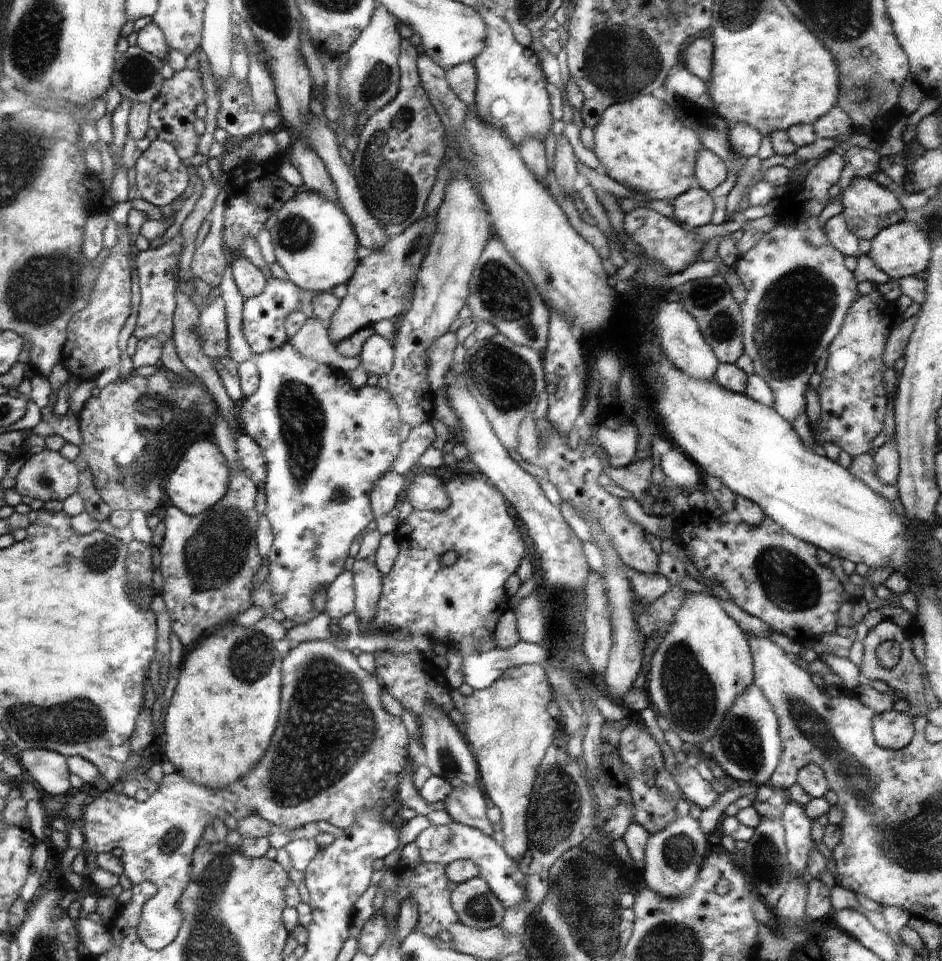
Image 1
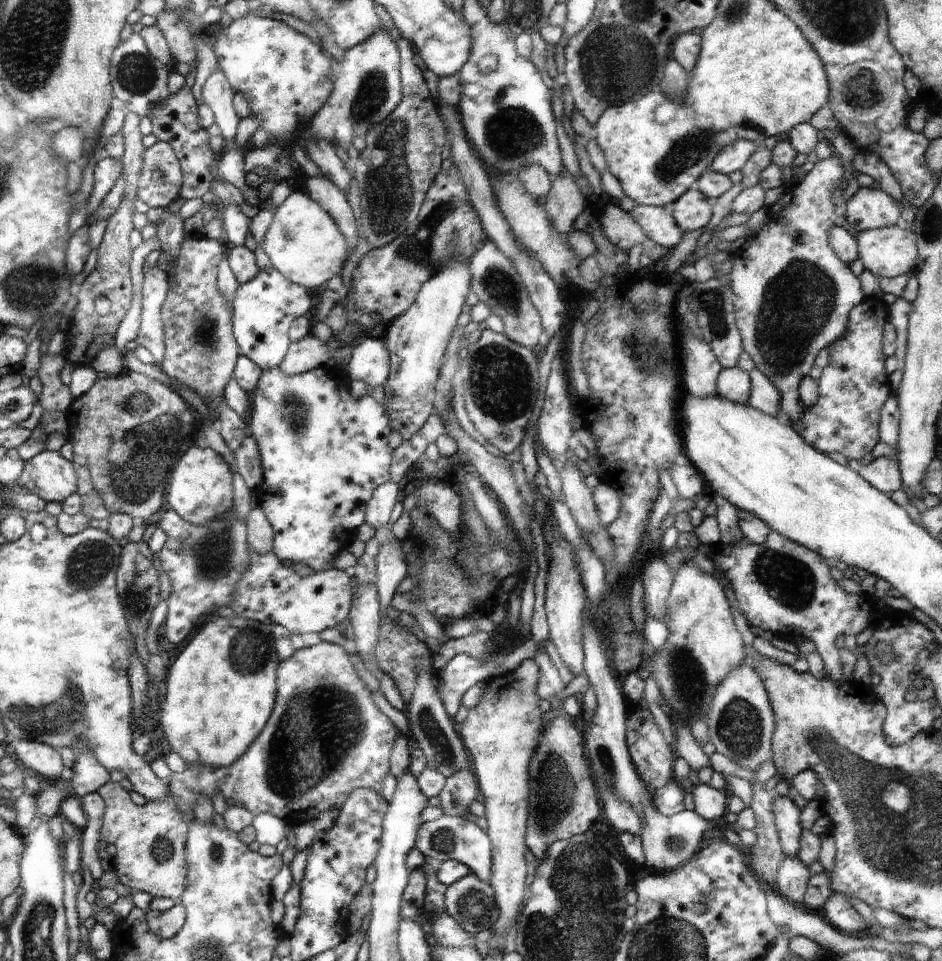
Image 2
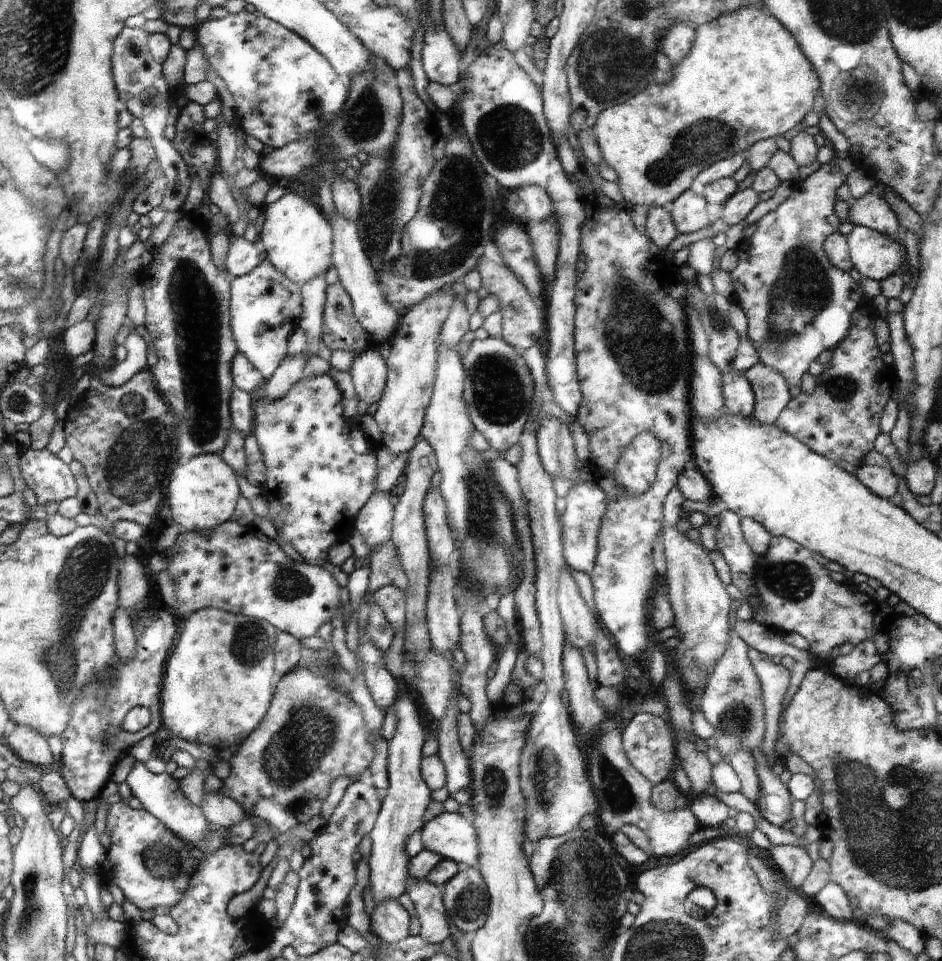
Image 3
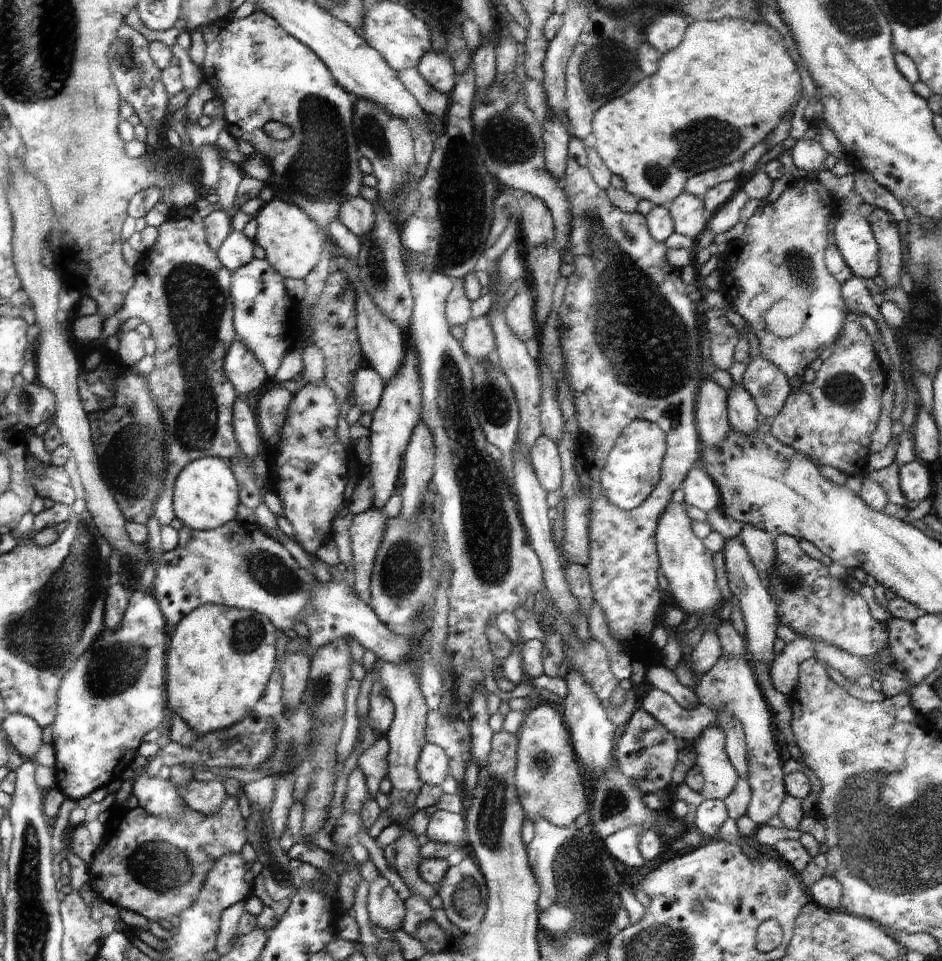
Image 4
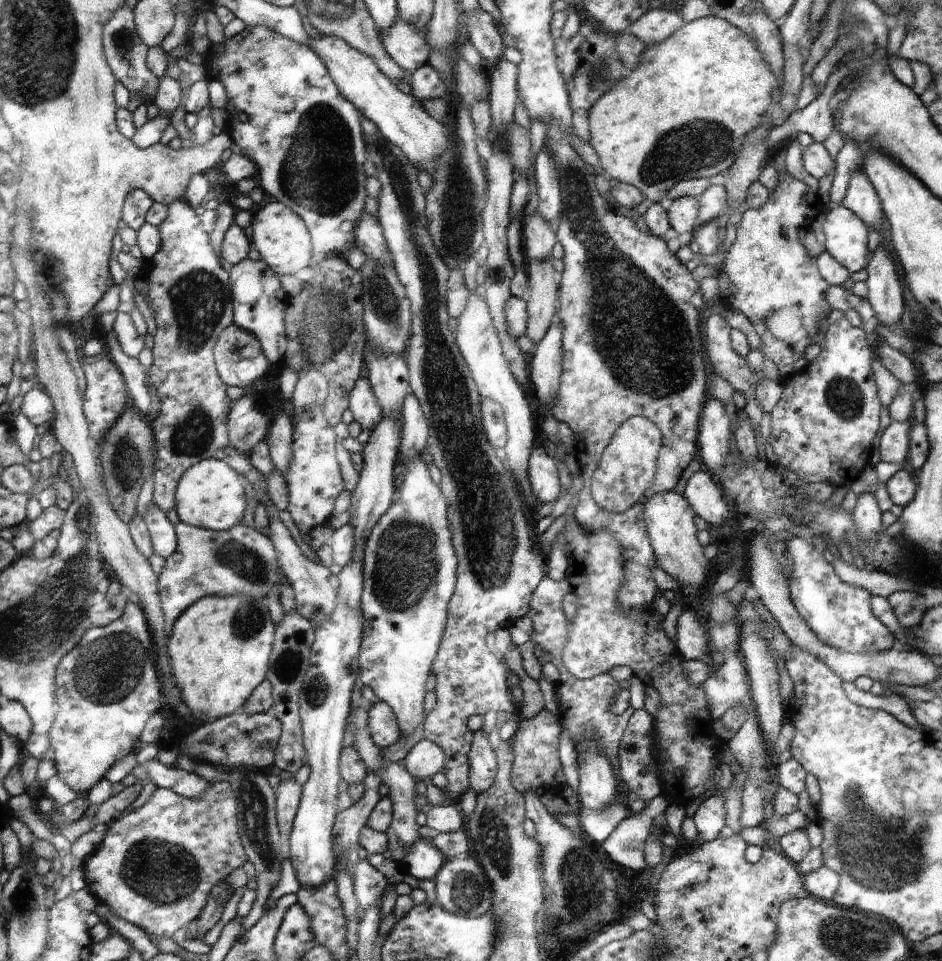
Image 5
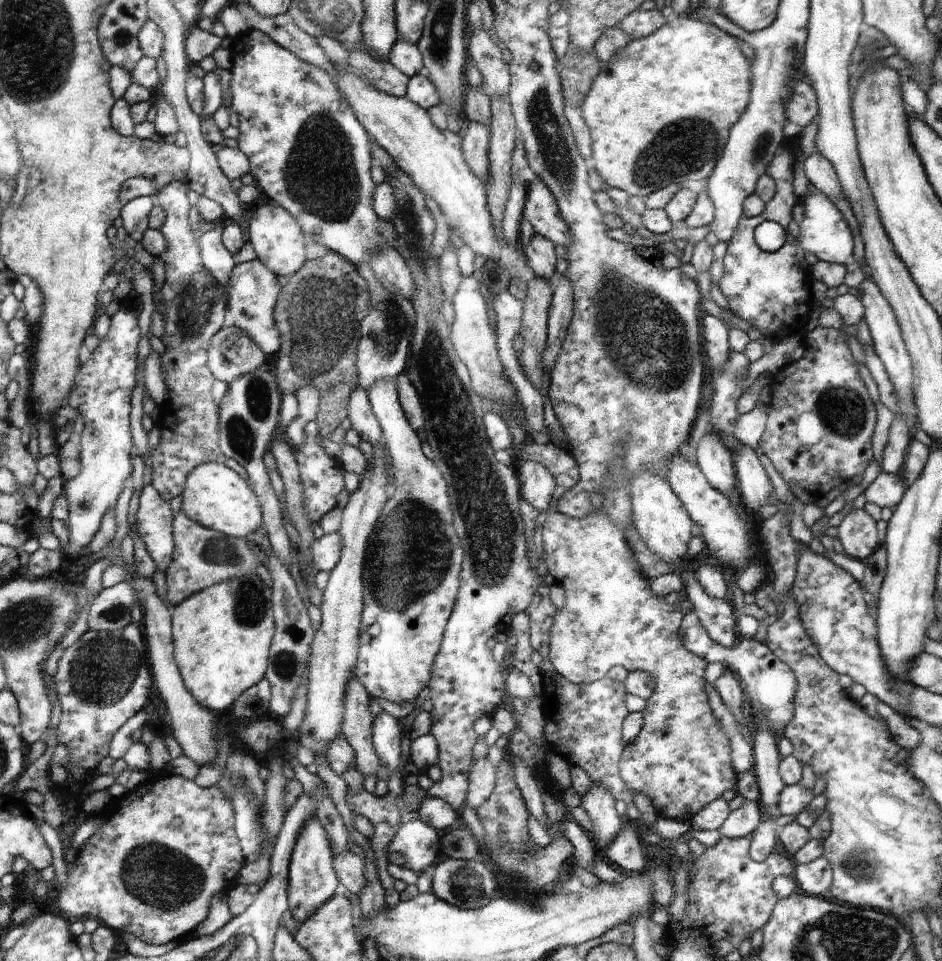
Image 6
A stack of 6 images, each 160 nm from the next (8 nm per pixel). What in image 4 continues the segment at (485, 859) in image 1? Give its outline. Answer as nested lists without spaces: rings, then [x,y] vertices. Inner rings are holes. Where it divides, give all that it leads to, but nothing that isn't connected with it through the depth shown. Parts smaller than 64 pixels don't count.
[[[436,810],[430,818],[425,834],[431,841],[466,845],[465,817],[460,813]]]

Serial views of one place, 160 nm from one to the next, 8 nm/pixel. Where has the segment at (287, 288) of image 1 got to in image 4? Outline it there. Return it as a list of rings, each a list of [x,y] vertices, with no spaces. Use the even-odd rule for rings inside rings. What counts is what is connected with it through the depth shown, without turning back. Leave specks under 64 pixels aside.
[[[252,259],[247,265],[231,273],[231,299],[234,301],[235,334],[263,364],[270,381],[288,351],[301,343],[301,306],[288,296],[284,278],[266,259]]]

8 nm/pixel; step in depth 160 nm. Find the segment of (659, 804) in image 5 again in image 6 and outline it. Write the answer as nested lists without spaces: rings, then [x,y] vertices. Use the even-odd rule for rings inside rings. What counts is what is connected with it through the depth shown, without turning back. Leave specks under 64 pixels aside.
[[[624,822],[615,839],[607,844],[602,856],[614,867],[621,868],[623,872],[630,870],[630,874],[639,874],[646,864],[646,858],[642,854],[638,836],[632,826]]]

